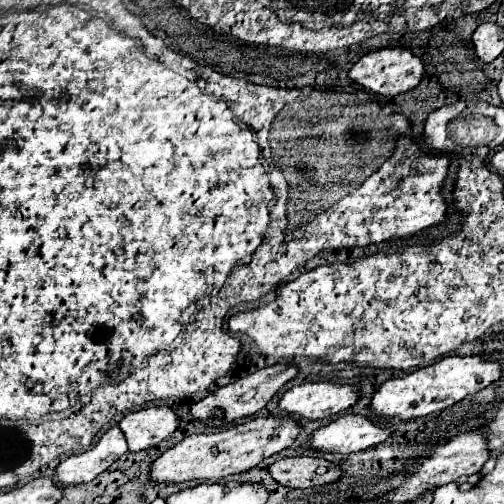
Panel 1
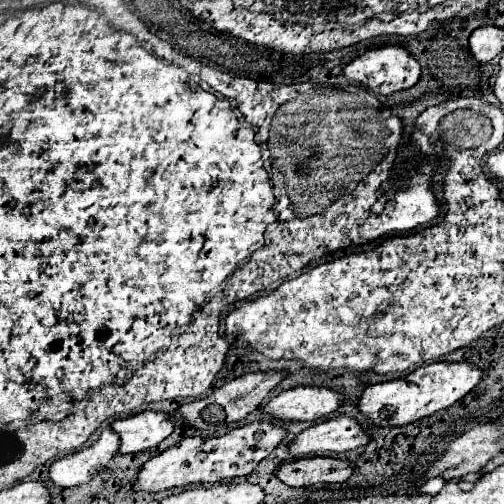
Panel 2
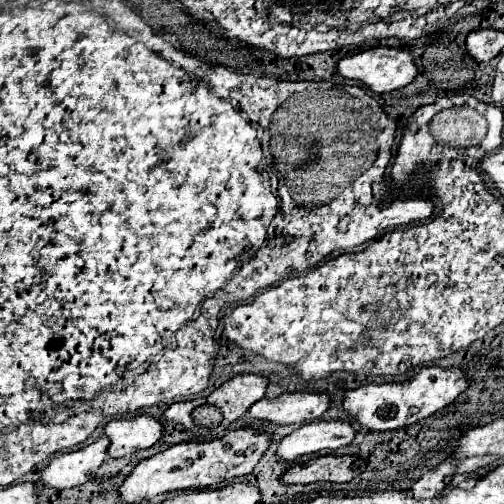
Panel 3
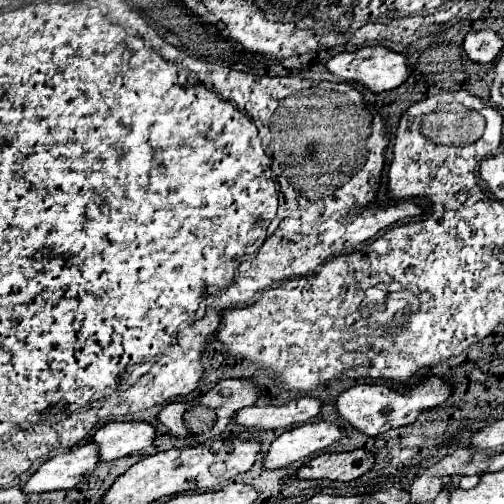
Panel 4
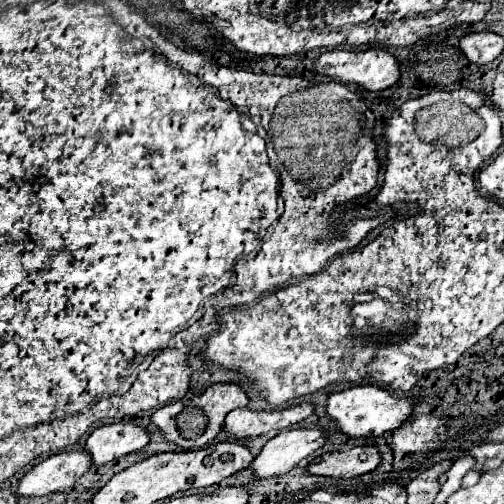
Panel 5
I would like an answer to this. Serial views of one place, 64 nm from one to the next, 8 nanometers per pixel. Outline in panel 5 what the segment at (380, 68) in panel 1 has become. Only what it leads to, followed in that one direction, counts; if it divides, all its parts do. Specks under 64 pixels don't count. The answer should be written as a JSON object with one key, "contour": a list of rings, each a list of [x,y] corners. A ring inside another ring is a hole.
{"contour":[[[368,48],[368,50],[358,50],[358,52],[346,52],[346,50],[334,50],[334,52],[324,52],[320,58],[314,62],[314,70],[338,80],[338,82],[354,82],[364,86],[366,90],[386,90],[394,86],[400,80],[400,66],[398,60],[386,52],[384,48]]]}

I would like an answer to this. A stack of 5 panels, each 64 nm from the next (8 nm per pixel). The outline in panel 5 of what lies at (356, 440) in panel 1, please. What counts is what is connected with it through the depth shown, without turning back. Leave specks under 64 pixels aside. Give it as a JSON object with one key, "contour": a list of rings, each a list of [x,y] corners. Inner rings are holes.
{"contour":[[[320,426],[282,430],[266,442],[262,452],[254,458],[252,470],[258,478],[274,478],[290,472],[302,458],[326,444],[326,430]]]}

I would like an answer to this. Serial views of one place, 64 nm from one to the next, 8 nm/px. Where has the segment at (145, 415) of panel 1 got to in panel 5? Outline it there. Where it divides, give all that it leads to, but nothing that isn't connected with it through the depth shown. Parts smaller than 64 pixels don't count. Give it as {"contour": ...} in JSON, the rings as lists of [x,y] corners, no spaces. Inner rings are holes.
{"contour":[[[118,422],[96,428],[86,442],[86,450],[92,454],[94,464],[102,466],[120,456],[142,450],[148,442],[150,436],[146,428],[132,422]]]}

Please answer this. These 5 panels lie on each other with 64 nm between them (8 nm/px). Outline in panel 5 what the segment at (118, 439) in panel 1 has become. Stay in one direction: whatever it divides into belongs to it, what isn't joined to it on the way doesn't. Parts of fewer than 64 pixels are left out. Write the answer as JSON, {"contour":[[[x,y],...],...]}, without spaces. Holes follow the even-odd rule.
{"contour":[[[84,448],[54,454],[22,476],[18,482],[18,494],[44,496],[58,490],[68,490],[90,468],[92,456]]]}

